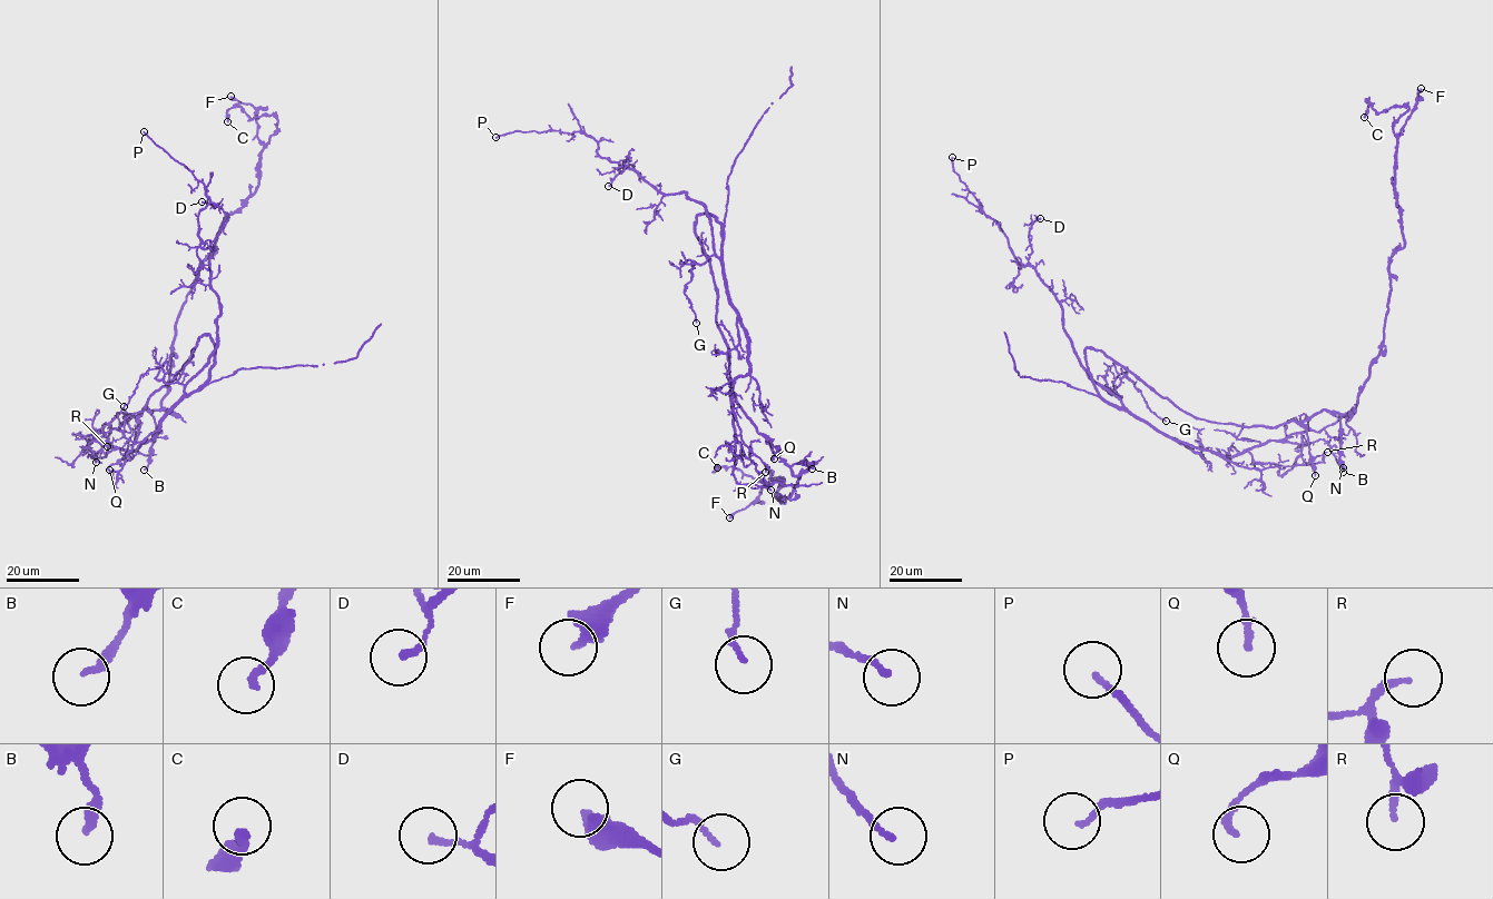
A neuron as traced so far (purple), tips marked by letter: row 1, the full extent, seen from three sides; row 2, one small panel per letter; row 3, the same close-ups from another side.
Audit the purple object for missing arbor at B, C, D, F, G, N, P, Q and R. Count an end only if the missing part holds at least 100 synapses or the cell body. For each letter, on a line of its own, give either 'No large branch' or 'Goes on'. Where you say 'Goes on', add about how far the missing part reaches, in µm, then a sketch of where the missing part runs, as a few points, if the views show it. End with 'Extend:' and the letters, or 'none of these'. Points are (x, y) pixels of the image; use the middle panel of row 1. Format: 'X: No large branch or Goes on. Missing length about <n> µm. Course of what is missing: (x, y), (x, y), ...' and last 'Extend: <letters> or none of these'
B: No large branch
C: No large branch
D: No large branch
F: No large branch
G: No large branch
N: No large branch
P: No large branch
Q: No large branch
R: No large branch
Extend: none of these

